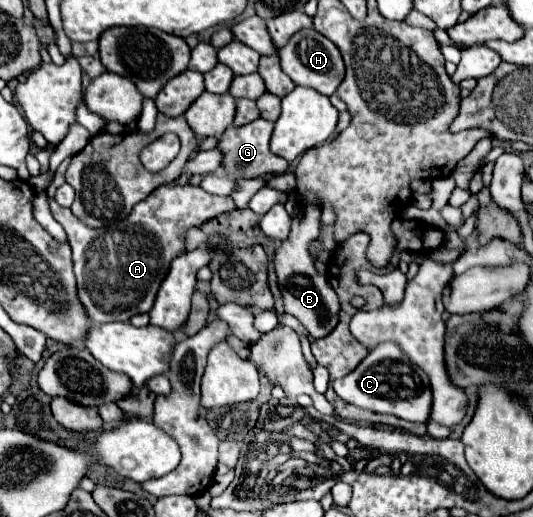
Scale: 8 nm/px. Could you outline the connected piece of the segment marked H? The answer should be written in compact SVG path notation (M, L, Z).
M314 28L296 32L292 40L288 40L288 44L280 50L278 56L280 56L282 70L292 78L294 84L312 88L324 96L332 96L336 88L340 86L340 82L344 80L344 60L342 60L340 50Z

